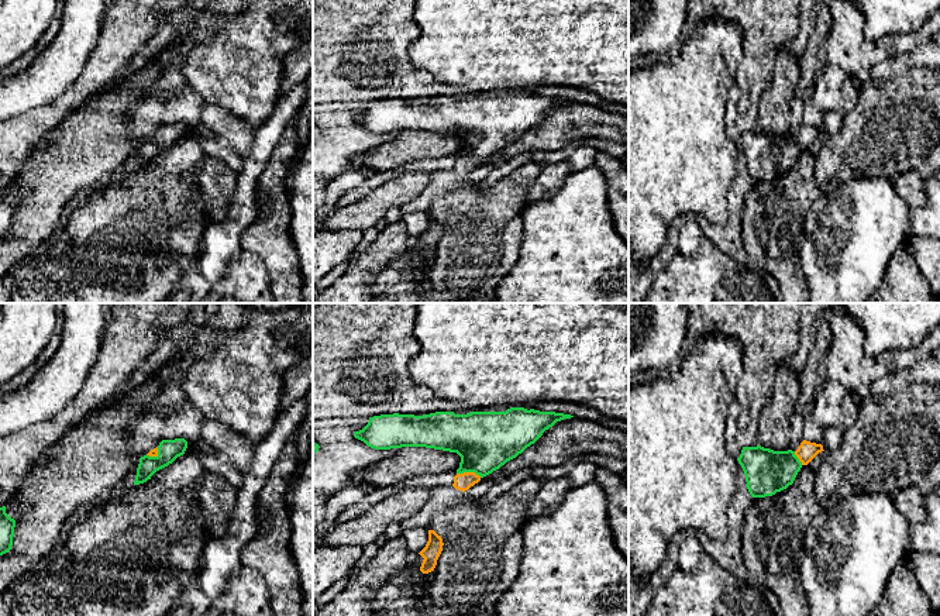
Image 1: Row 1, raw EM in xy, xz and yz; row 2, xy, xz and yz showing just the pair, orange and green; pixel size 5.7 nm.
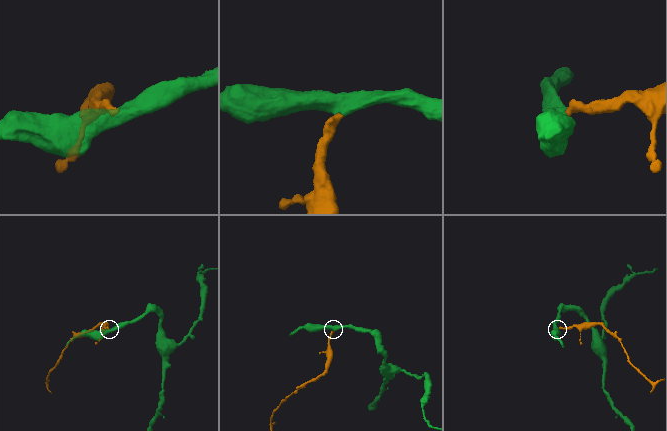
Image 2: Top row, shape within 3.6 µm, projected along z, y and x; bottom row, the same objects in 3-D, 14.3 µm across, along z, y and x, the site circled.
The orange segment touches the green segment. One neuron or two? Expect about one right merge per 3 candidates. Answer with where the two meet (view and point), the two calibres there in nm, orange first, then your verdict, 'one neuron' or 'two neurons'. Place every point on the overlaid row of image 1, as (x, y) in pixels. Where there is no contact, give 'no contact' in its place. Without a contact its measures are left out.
meets orange in xz at (470, 472); 100 nm thick on the orange side, 340 nm on the other; one neuron

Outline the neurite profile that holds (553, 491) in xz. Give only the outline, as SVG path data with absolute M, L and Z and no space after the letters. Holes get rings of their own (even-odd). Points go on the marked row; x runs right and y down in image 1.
M567 476L543 481L543 486L528 505L527 517L536 519L551 515L564 500L571 485Z

